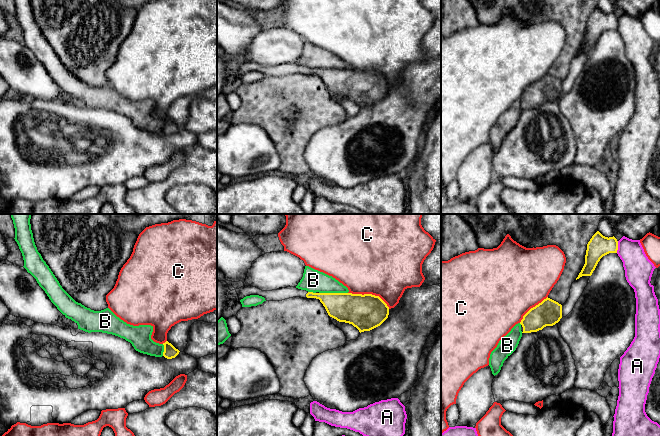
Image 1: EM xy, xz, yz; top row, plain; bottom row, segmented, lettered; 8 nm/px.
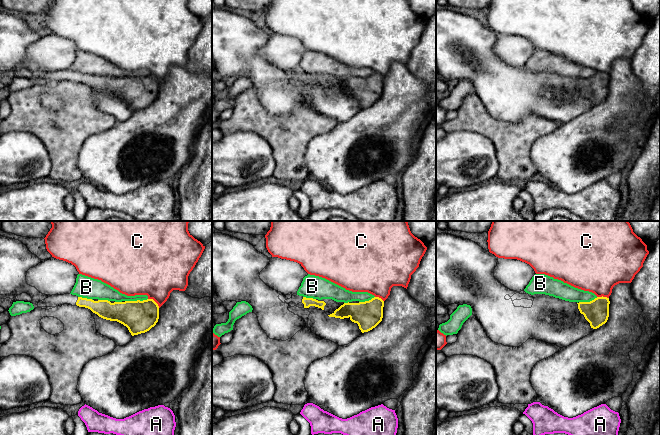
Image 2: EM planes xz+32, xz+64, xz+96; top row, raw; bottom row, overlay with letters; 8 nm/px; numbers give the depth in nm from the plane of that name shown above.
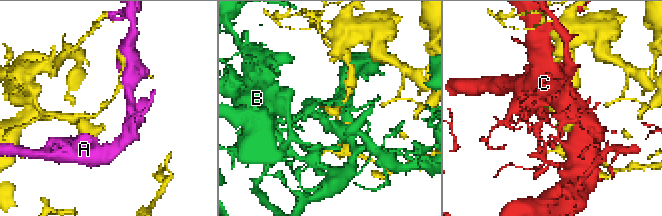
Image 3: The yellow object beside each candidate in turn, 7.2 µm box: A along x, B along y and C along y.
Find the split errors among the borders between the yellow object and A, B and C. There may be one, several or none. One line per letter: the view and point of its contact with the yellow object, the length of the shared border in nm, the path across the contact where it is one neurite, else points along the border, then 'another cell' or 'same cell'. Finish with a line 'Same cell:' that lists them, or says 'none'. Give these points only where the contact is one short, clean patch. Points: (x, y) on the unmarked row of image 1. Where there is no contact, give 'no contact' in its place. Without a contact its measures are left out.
A: contact yz (617, 23); length 100 nm; another cell
B: contact xz (333, 69); length 240 nm; another cell
C: contact xz (369, 70); length 360 nm; another cell
Same cell: none

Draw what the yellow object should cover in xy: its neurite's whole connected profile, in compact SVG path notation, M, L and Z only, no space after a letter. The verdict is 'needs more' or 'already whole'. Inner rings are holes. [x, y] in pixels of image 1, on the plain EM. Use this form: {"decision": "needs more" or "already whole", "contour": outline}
{"decision": "already whole", "contour": "M166 117L165 119L163 119L164 121L164 128L163 128L163 132L167 135L172 135L175 134L178 130L179 130L179 126L176 125L171 119L169 119L168 117Z"}

